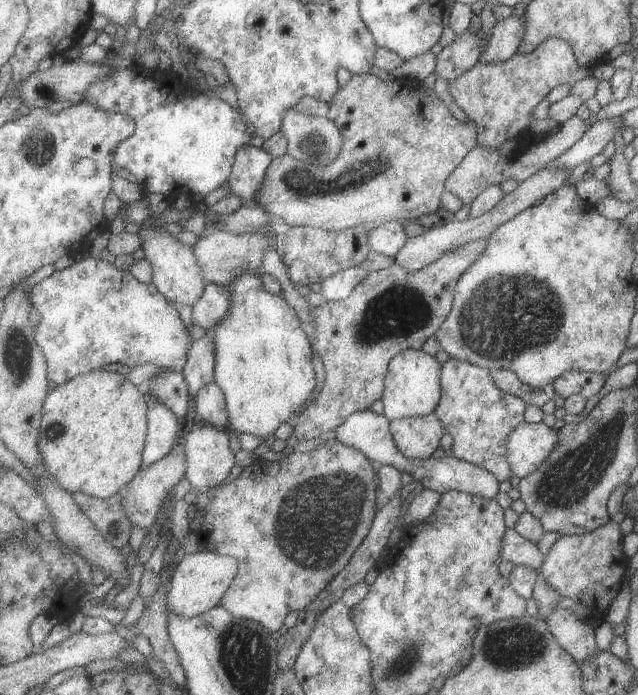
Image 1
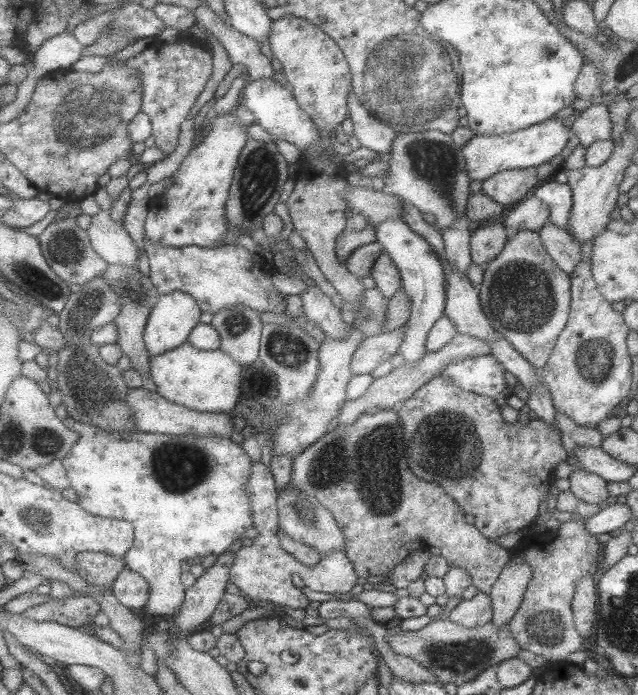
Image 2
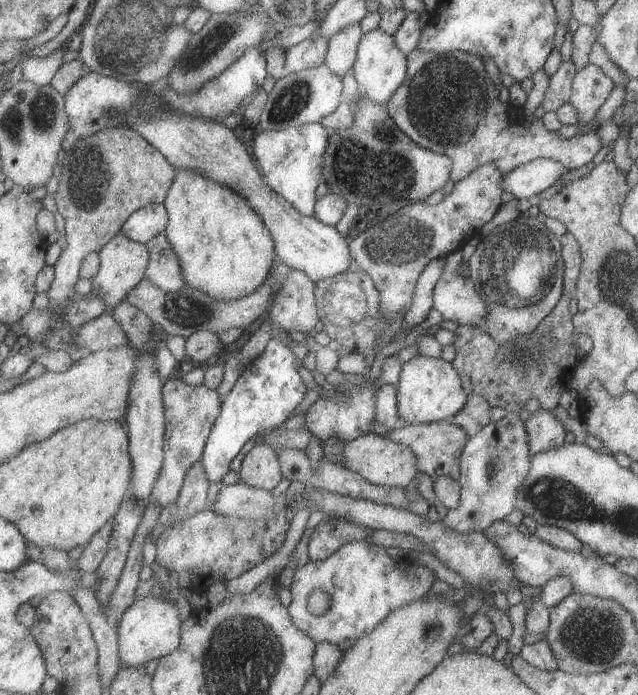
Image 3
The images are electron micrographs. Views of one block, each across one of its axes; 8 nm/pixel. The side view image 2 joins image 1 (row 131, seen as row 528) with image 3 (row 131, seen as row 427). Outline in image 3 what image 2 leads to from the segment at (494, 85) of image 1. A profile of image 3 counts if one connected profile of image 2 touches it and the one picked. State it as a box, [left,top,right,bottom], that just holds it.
[389,47,602,183]

